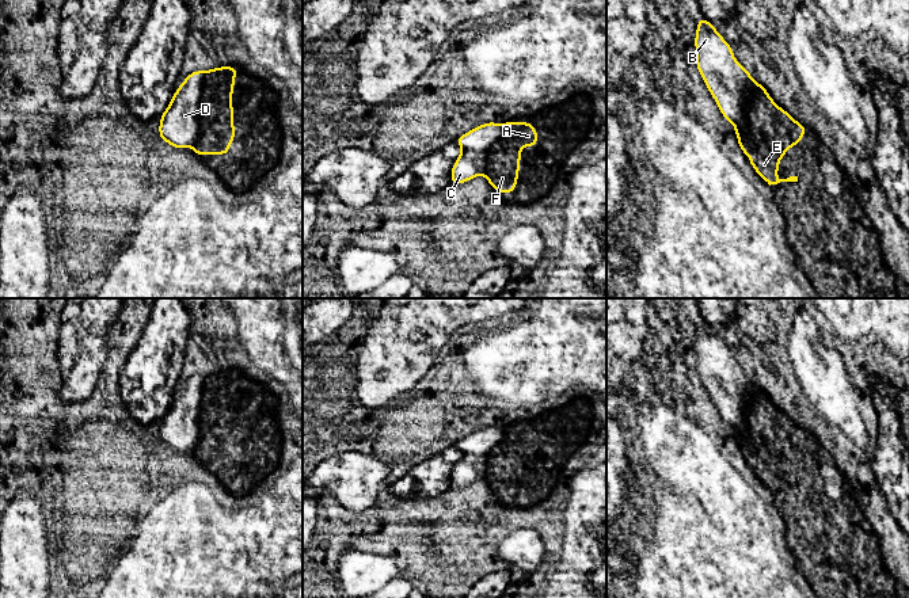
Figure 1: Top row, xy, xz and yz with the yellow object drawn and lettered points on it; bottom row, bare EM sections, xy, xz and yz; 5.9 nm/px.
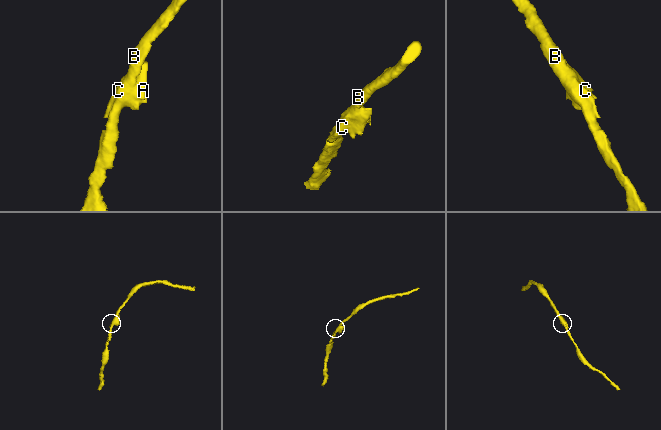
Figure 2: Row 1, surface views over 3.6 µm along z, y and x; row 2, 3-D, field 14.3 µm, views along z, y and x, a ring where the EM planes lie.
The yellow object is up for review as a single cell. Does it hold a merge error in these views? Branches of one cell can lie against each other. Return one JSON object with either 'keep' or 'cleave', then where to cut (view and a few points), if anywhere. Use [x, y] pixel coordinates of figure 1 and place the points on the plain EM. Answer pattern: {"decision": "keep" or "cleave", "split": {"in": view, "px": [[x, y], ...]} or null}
{"decision": "cleave", "split": {"in": "xy", "px": [[202, 376], [198, 437], [189, 449]]}}

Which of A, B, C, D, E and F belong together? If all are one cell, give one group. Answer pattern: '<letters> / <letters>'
A E F / B C D

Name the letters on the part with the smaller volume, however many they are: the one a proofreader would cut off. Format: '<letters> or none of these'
A, E, F

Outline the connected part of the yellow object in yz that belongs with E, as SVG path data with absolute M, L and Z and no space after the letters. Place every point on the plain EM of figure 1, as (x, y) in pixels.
M756 385L756 396L748 404L748 410L745 412L745 434L735 434L735 439L741 454L750 461L750 469L769 490L780 485L798 485L798 480L779 483L776 477L779 476L779 466L784 461L784 457L791 450L796 450L805 437L806 430L794 423L788 415L779 411L765 391Z

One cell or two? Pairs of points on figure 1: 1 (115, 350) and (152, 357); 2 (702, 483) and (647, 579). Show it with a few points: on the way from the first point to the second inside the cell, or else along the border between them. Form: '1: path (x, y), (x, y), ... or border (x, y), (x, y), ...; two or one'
1: border (145, 326), (137, 345), (122, 366); two
2: path (677, 507), (668, 548), (661, 555); one

